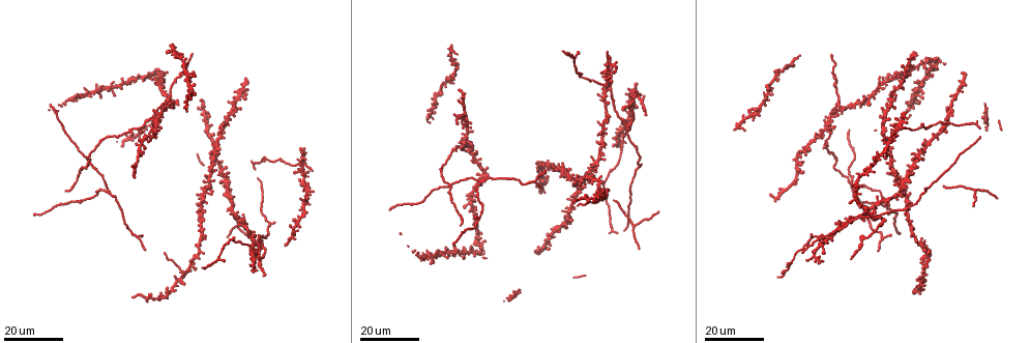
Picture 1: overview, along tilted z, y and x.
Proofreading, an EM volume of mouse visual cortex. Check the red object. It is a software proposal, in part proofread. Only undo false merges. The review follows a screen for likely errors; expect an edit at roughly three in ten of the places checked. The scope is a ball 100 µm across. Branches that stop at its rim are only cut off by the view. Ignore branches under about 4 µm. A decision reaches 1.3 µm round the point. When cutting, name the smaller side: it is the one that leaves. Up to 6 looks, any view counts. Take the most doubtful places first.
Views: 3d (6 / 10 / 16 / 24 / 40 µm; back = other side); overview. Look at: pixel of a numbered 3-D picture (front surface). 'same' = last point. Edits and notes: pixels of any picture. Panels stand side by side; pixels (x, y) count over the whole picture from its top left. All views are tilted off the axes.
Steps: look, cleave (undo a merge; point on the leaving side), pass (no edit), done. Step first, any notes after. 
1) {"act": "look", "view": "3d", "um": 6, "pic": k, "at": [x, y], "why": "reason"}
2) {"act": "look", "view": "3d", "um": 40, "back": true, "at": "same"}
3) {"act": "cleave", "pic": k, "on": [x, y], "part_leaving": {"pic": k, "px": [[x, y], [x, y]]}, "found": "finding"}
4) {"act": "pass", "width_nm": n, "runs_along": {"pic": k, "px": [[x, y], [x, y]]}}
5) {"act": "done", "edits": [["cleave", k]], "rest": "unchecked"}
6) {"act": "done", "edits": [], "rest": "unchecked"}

{"act": "look", "view": "3d", "um": 16, "pic": 1, "at": [633, 226], "why": "three arms meet"}

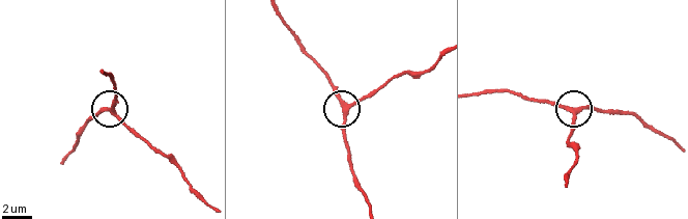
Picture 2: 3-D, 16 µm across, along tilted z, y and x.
{"act": "look", "view": "3d", "um": 10, "pic": 2, "at": [576, 116], "why": "closer look"}

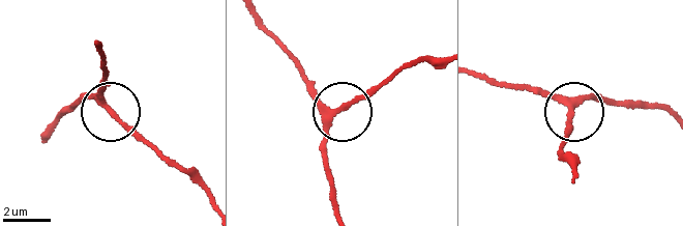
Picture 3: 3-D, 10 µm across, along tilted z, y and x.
{"act": "pass", "arms": 3, "found": "continuous, no second neuron"}

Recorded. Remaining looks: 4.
{"act": "look", "view": "3d", "um": 24, "pic": 1, "at": [607, 87], "why": "looks like a crossing"}

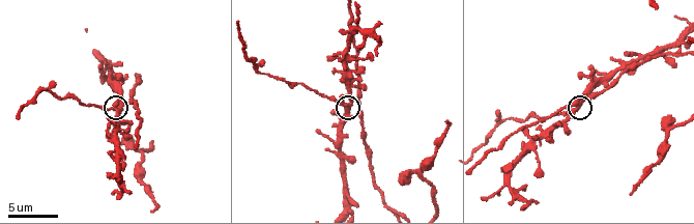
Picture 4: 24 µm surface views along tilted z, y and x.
{"act": "look", "view": "3d", "um": 10, "pic": 4, "at": [577, 109]}

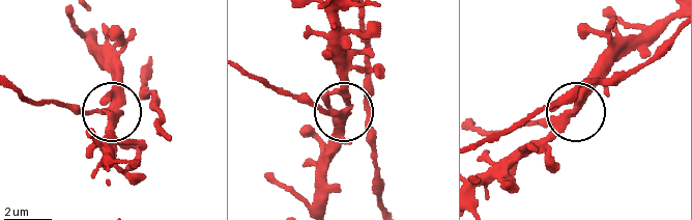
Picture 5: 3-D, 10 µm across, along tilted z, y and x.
{"act": "cleave", "pic": 5, "on": [81, 110], "arms": 4, "part_leaving": {"pic": 5, "px": [[341, 111], [313, 108], [250, 75]]}, "found": "a second neuron is stuck on"}

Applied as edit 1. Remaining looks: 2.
{"act": "look", "view": "3d", "um": 24, "pic": 1, "at": [623, 118], "why": "side arm on a straight run"}

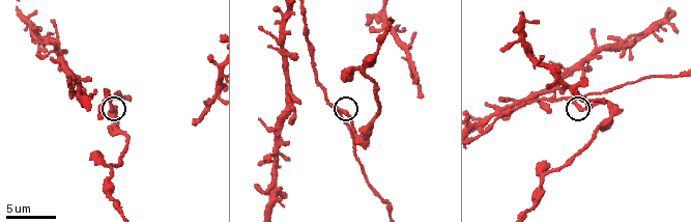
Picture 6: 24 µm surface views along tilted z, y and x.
{"act": "look", "view": "3d", "um": 10, "pic": 6, "at": [576, 101]}

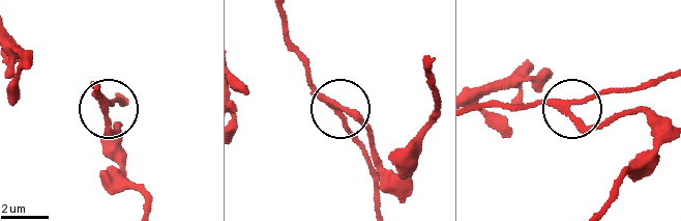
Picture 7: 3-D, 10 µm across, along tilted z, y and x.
{"act": "cleave", "pic": 7, "on": [108, 130], "width_nm": 240, "found": "two neurons meet here"}

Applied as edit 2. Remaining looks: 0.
{"act": "done", "edits": [["cleave", 5], ["cleave", 7]], "rest": "unchecked"}

